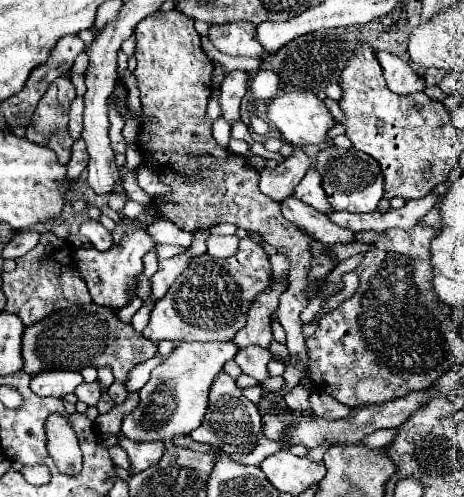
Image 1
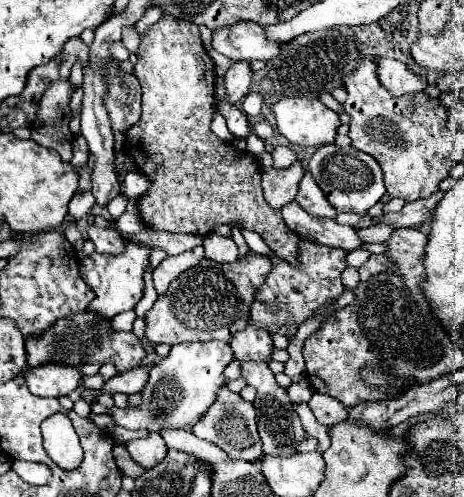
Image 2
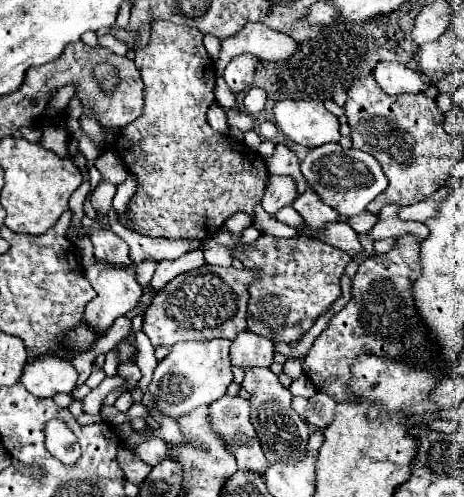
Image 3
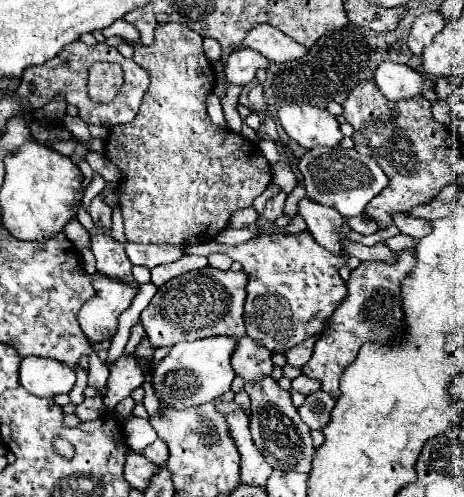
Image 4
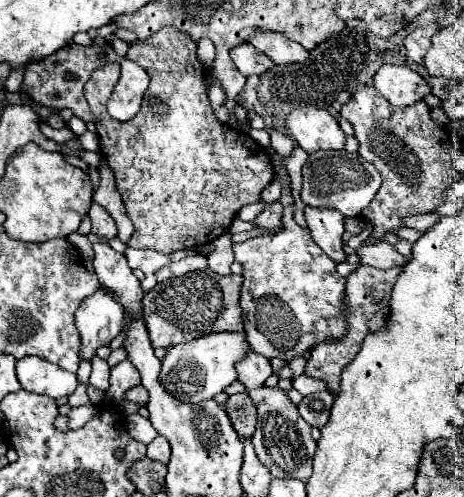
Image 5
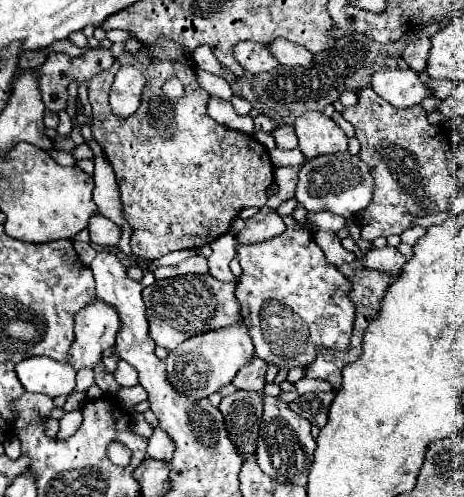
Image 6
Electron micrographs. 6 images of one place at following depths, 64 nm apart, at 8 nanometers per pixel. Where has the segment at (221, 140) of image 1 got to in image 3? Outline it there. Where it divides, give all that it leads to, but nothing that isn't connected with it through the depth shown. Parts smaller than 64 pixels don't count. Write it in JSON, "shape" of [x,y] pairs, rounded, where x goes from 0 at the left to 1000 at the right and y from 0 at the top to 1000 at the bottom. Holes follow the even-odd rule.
{"shape":[[[461,205],[461,213],[457,213],[457,221],[448,221],[448,245],[453,245],[453,254],[466,262],[466,266],[474,266],[474,270],[491,270],[491,254],[487,254],[487,233],[483,233],[483,221]]]}

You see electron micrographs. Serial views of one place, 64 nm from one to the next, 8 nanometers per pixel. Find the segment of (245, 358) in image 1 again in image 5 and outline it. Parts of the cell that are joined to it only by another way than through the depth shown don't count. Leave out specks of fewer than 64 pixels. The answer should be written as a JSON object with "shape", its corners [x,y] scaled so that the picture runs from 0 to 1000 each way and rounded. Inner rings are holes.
{"shape":[[[560,777],[547,785],[530,785],[530,793],[543,801],[556,829],[543,893],[565,934],[582,942],[586,958],[642,958],[651,966],[664,966],[664,958],[672,954],[681,889],[668,877],[668,857],[647,841],[638,813],[629,813],[616,789],[608,789],[599,777]]]}

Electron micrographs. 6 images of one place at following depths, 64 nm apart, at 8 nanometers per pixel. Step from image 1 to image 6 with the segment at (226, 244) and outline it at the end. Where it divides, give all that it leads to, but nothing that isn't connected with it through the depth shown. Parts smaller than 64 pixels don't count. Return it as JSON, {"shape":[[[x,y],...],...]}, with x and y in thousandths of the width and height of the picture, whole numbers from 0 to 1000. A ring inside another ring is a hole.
{"shape":[[[496,467],[470,475],[470,479],[453,491],[453,499],[457,499],[457,511],[453,511],[453,519],[448,519],[453,551],[457,551],[461,559],[478,563],[478,567],[509,563],[509,555],[496,547],[496,535],[491,535],[491,531],[500,527],[500,519],[509,515],[504,495],[509,495],[509,479],[504,479]]]}

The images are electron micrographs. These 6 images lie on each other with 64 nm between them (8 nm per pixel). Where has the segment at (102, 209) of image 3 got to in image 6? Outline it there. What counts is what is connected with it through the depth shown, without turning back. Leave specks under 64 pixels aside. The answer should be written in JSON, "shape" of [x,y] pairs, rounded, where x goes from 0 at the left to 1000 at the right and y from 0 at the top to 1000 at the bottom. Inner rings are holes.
{"shape":[[[207,427],[190,451],[190,463],[194,463],[194,487],[203,495],[216,495],[216,499],[237,499],[237,495],[250,495],[254,483],[259,483],[259,459],[233,443],[228,435],[220,435],[216,427]]]}

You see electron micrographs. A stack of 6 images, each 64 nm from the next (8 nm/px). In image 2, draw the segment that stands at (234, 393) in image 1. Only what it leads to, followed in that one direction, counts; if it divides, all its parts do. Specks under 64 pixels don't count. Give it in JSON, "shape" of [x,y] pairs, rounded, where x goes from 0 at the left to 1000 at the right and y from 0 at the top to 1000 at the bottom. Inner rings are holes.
{"shape":[[[491,773],[474,777],[457,821],[444,829],[440,845],[431,845],[414,861],[414,869],[418,869],[422,881],[435,881],[435,885],[470,893],[491,918],[513,922],[513,926],[547,930],[565,913],[565,889],[560,889],[560,877],[556,877],[556,849],[552,849],[547,813],[526,805],[513,789],[500,789],[491,781]]]}

